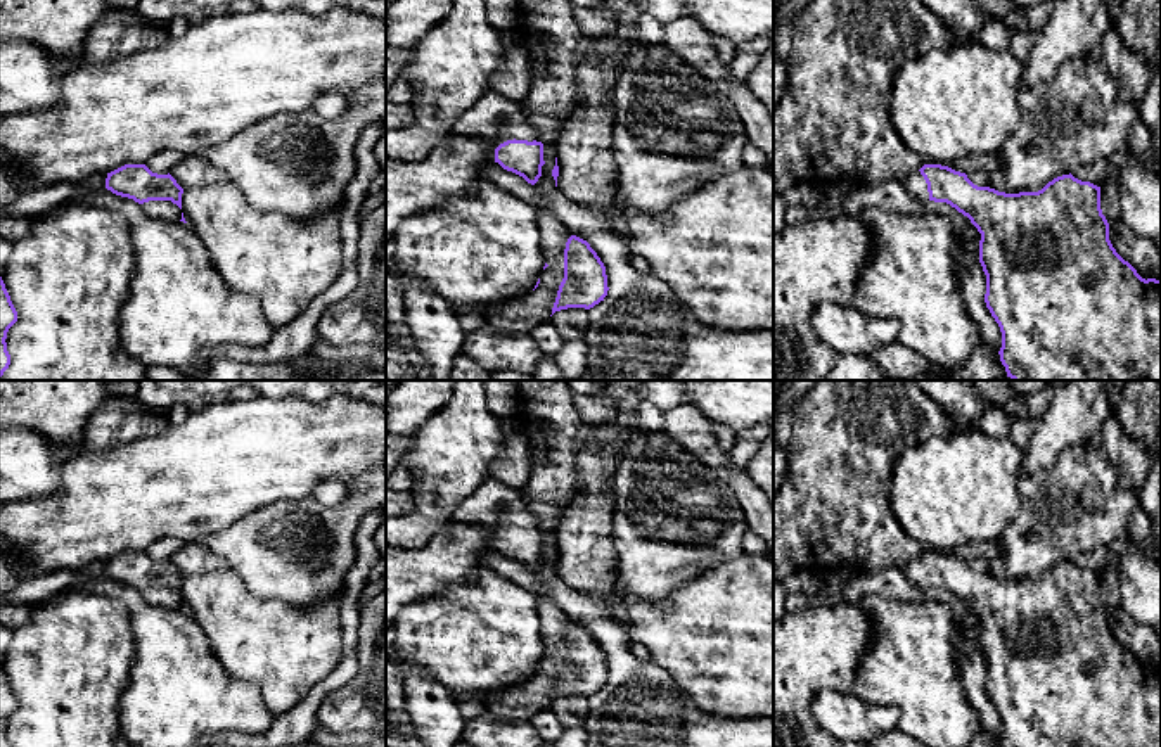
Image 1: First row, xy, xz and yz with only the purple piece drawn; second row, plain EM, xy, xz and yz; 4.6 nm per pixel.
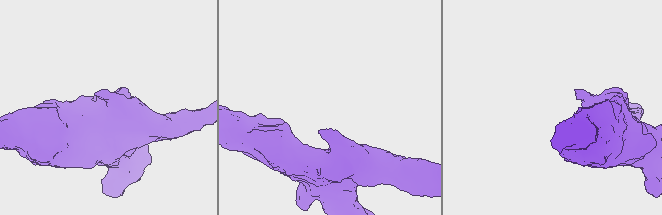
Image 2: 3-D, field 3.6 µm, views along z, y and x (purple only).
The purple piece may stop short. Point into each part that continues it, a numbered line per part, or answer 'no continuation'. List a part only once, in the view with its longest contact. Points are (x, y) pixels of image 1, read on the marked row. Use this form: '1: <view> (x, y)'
1: xz (493, 116)

